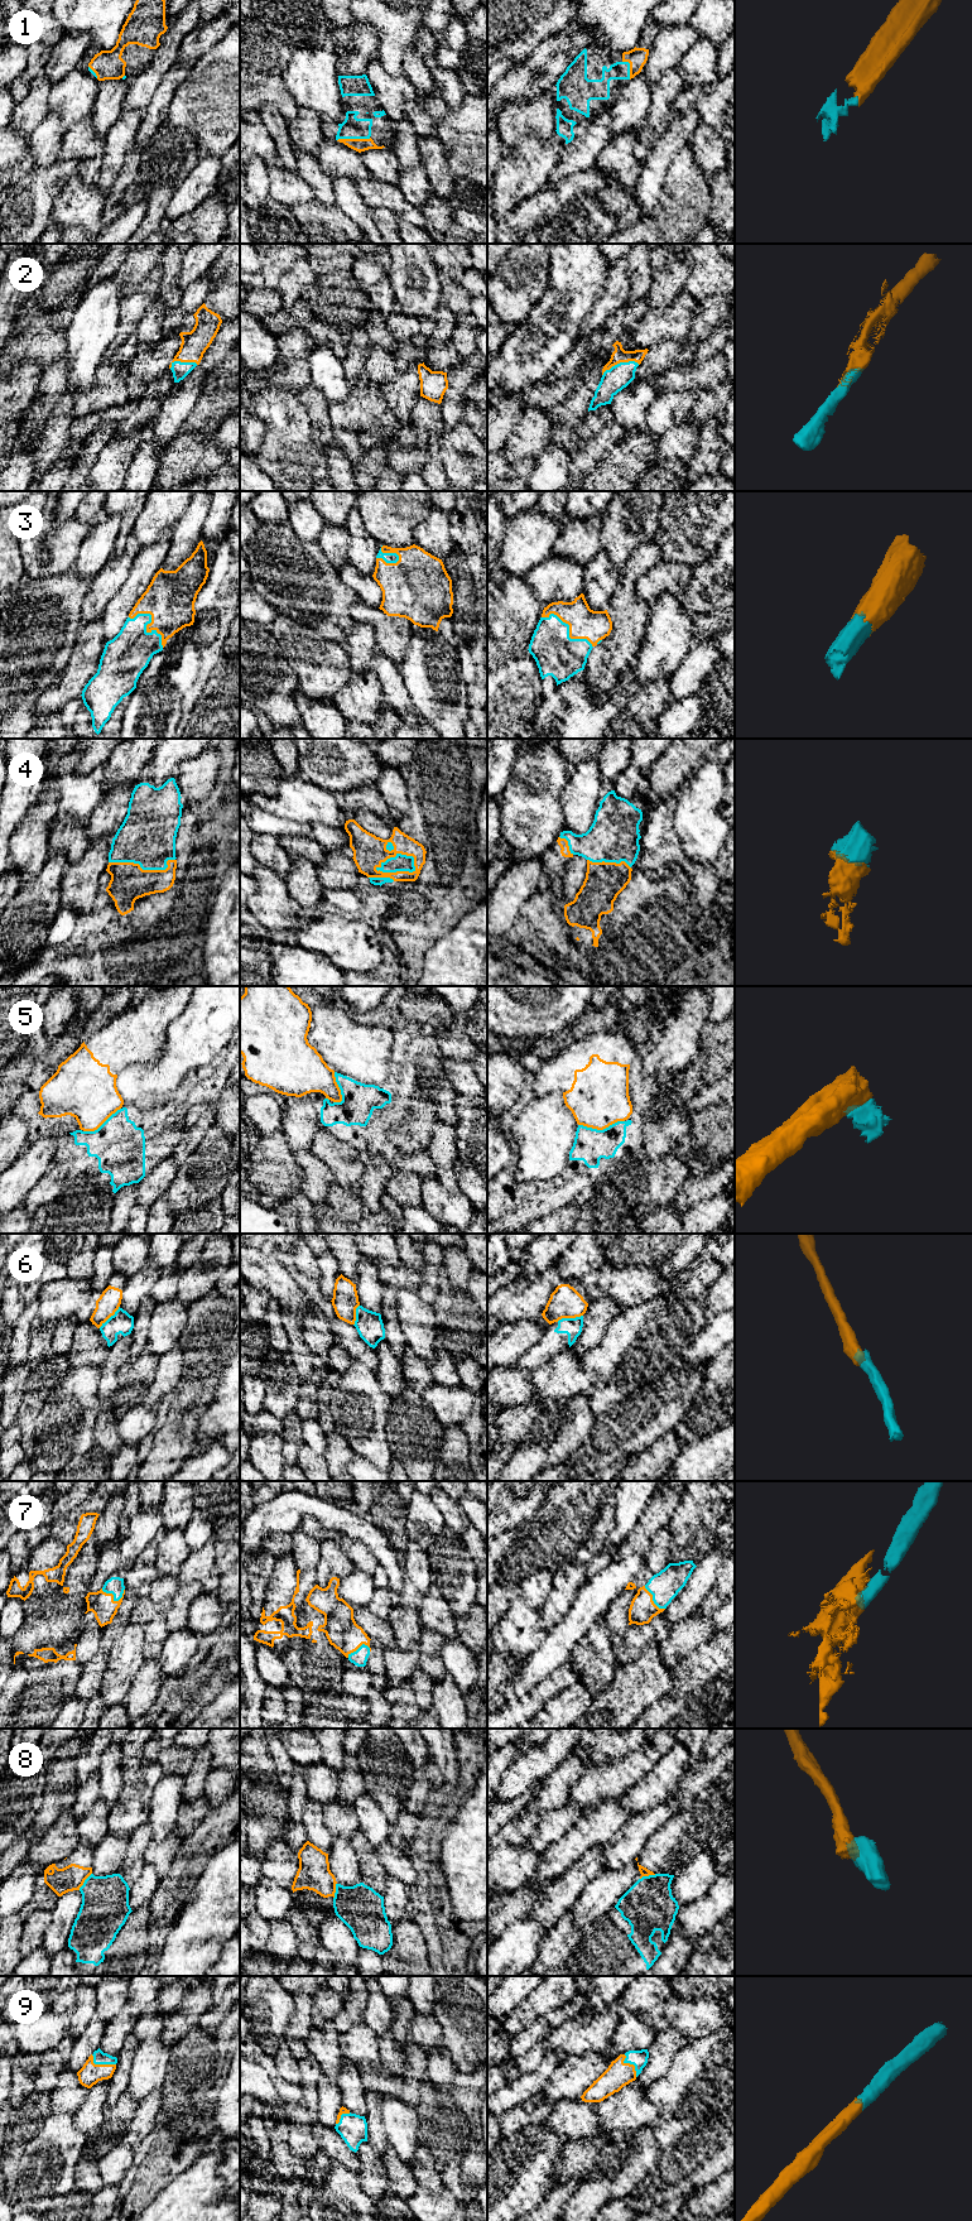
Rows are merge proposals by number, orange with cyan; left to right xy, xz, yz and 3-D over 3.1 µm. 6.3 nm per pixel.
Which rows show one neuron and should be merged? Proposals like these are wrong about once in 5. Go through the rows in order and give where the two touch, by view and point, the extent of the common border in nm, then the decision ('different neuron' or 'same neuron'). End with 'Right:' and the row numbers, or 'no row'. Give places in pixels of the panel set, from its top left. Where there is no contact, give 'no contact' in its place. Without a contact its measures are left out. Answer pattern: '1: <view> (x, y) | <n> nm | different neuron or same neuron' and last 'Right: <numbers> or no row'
1: xz (354, 139) | 220 nm | same neuron
2: yz (620, 361) | 260 nm | same neuron
3: xy (147, 625) | 300 nm | same neuron
4: xz (394, 856) | 260 nm | same neuron
5: yz (601, 1129) | 300 nm | different neuron
6: yz (569, 1317) | 170 nm | different neuron
7: xy (112, 1597) | 150 nm | same neuron
8: xy (83, 1881) | 140 nm | different neuron
9: xy (101, 2065) | 170 nm | same neuron
Right: 1, 2, 3, 4, 7, 9

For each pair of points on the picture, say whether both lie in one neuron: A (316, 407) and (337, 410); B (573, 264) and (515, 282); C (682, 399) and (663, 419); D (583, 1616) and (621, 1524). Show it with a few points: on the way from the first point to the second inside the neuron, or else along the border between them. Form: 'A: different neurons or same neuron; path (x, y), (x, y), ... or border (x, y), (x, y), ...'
A: different neurons; border (327, 402), (327, 413), (332, 426)
B: different neurons; border (551, 256), (548, 285), (538, 299)
C: same neuron; path (677, 404), (665, 414)
D: different neurons; border (612, 1561), (593, 1575)

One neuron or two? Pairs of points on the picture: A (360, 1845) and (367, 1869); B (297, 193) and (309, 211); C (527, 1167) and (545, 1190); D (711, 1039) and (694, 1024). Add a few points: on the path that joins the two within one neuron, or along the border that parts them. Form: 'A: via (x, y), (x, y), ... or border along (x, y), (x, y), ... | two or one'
A: via (365, 1851), (367, 1863) | one
B: border along (314, 200), (297, 202), (289, 207) | two
C: border along (513, 1169), (513, 1178), (515, 1181), (530, 1182) | two
D: border along (708, 1023), (701, 1033), (698, 1049) | two

